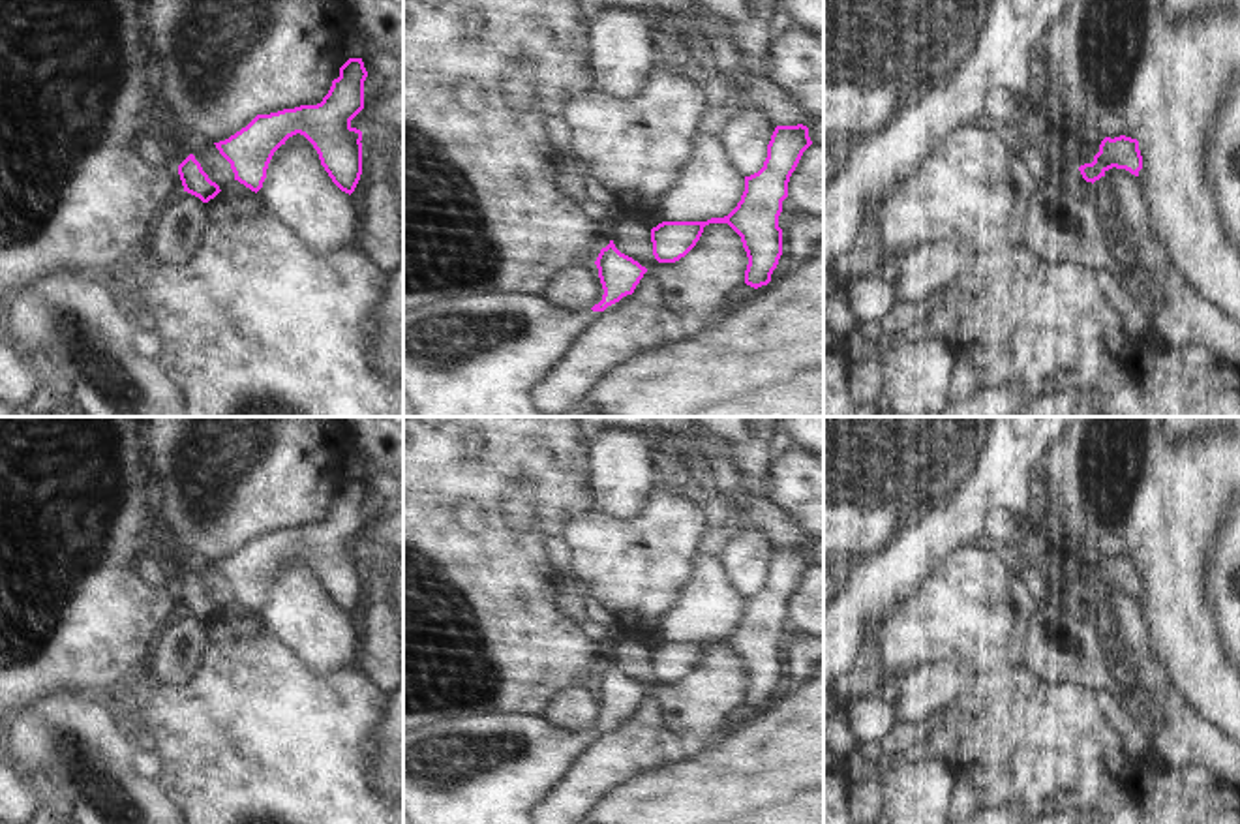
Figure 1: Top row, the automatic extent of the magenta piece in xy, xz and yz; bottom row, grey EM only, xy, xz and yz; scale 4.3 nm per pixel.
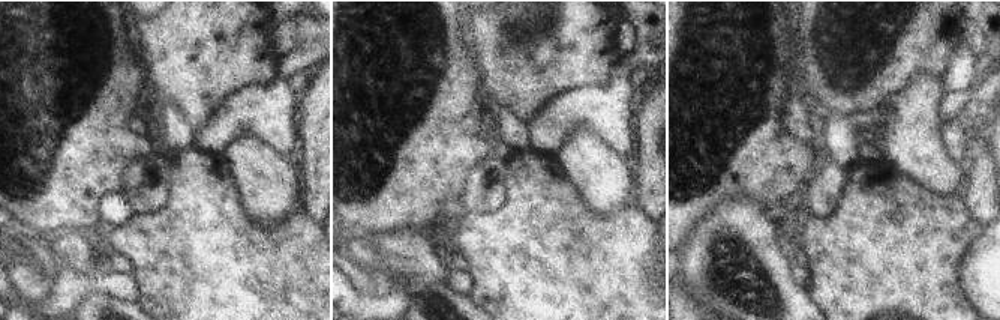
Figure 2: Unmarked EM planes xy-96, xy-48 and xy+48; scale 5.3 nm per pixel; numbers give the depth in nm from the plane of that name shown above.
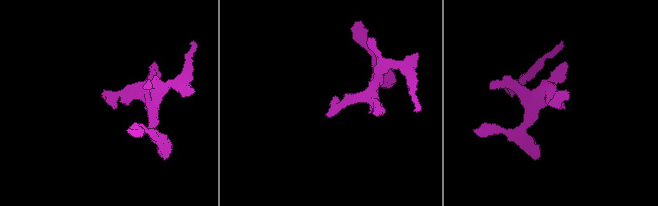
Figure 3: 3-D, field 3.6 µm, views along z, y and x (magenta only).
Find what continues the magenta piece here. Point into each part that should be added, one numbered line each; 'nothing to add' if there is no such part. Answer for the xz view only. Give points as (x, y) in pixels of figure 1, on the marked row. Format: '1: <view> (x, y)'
1: xz (475, 353).

